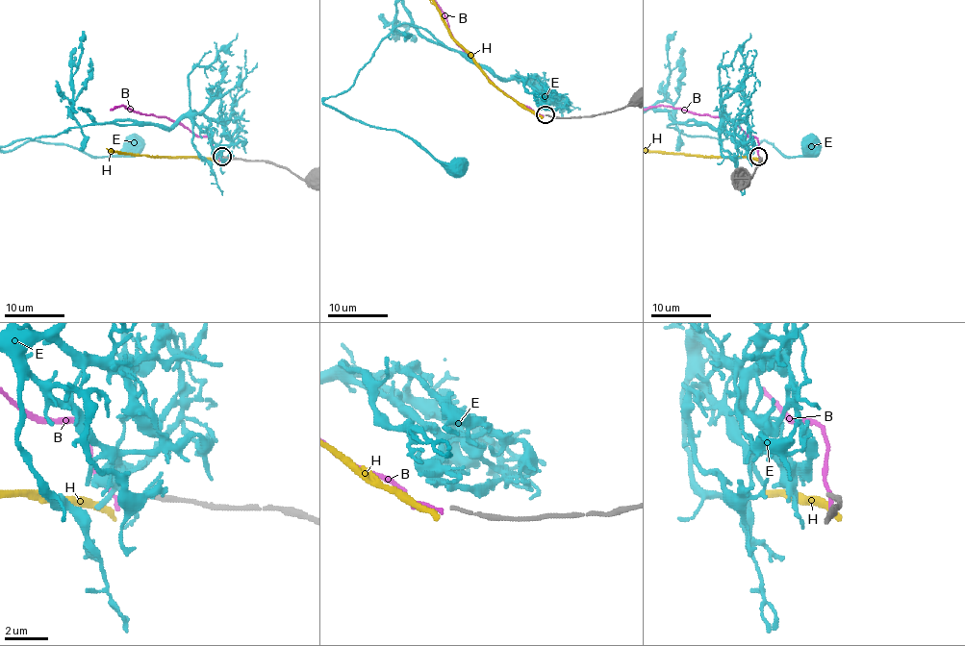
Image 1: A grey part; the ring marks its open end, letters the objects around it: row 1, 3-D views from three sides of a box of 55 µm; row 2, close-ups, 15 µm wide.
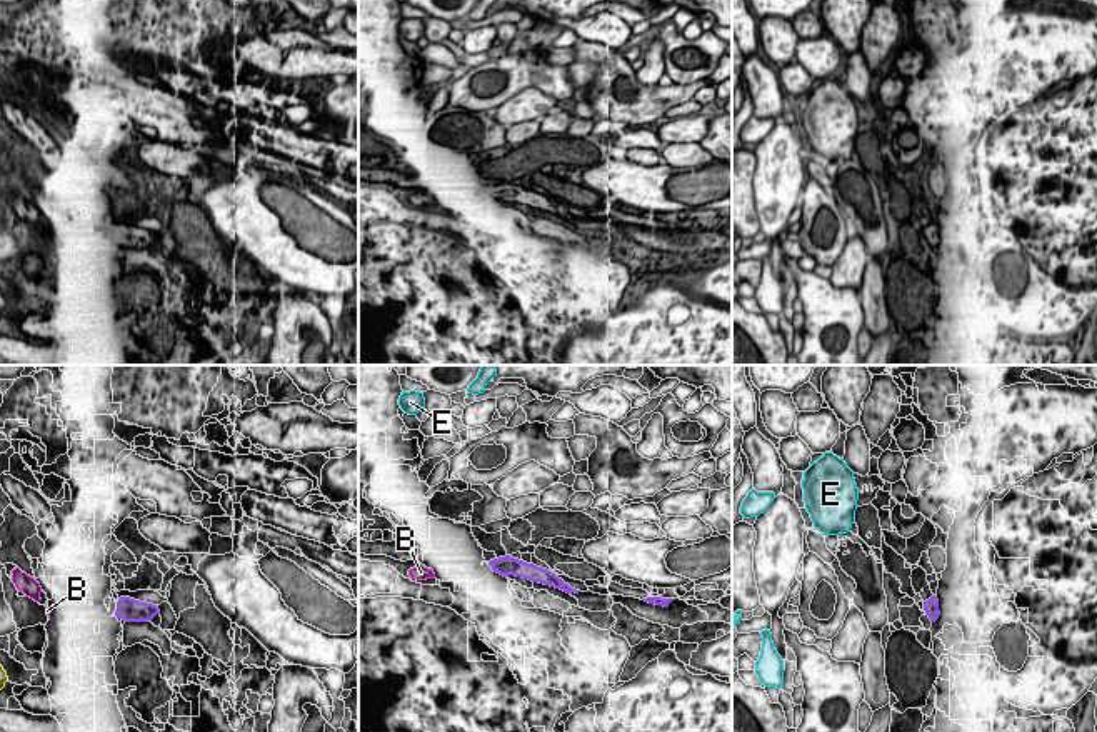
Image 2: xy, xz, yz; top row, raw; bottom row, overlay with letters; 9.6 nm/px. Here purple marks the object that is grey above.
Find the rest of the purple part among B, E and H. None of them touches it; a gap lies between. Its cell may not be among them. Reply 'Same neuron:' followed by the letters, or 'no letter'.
Same neuron: no letter

